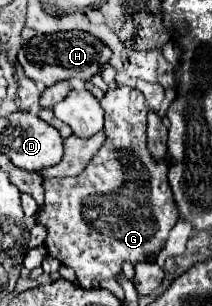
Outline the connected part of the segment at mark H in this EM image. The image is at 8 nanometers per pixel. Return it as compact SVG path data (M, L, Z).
M82 30L56 32L48 36L34 36L18 52L18 62L22 64L26 76L30 76L34 82L42 82L44 86L54 86L56 82L70 78L90 82L92 76L102 72L102 66L110 62L110 48L106 48L96 36L90 36Z

